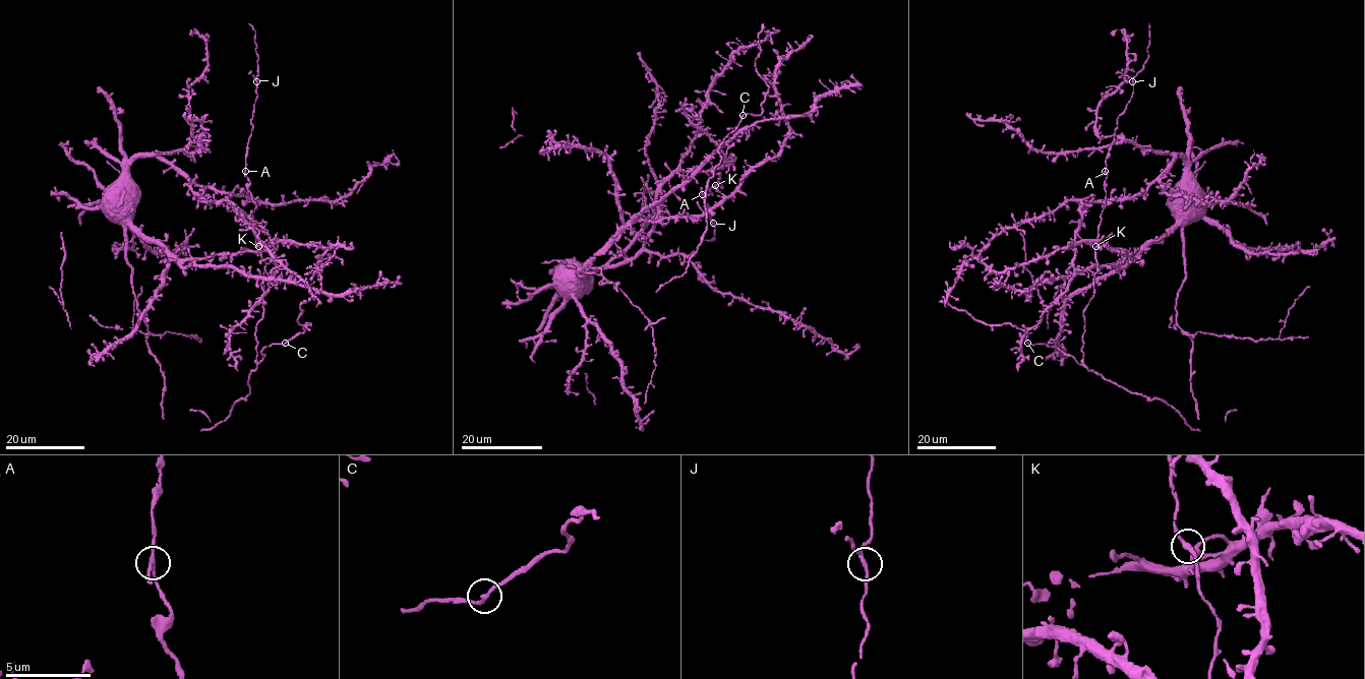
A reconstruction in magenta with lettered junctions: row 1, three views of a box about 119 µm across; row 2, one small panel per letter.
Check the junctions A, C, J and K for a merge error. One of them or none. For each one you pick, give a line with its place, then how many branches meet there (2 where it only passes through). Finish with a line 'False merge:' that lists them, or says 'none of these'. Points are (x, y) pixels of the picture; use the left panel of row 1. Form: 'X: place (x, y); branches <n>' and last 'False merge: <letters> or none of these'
False merge: none of these

